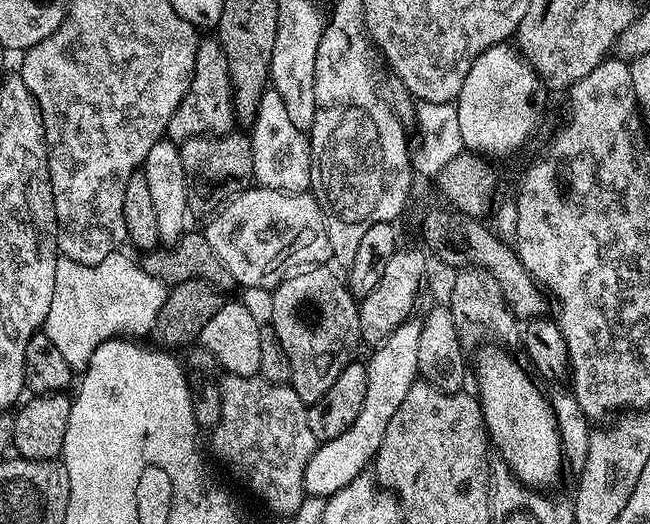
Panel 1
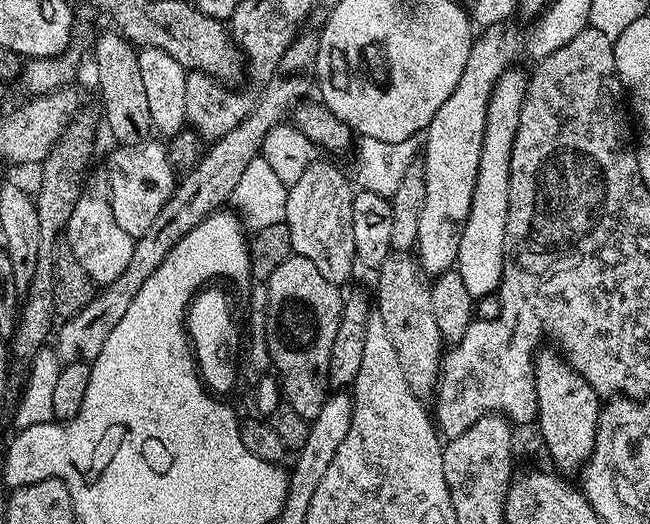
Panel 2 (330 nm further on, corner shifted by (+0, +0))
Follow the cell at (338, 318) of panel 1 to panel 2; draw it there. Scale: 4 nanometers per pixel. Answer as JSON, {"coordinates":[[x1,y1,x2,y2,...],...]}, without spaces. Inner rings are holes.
{"coordinates":[[295,254,286,257,270,274,266,283,268,358,274,372,276,368,275,375,278,377,283,403,291,406,294,414,302,414,302,418,310,422,318,418,330,395,330,350,334,347,334,334,338,334,344,296,337,285,331,284,322,276,318,266,314,266,310,258]]}

